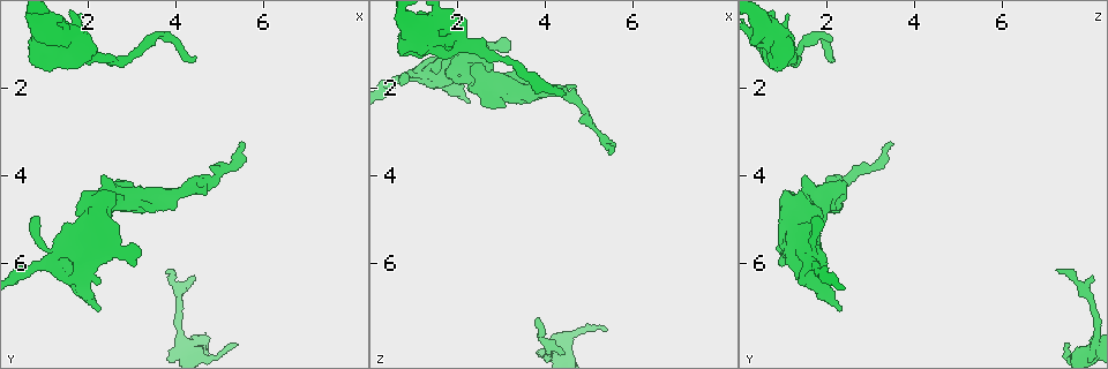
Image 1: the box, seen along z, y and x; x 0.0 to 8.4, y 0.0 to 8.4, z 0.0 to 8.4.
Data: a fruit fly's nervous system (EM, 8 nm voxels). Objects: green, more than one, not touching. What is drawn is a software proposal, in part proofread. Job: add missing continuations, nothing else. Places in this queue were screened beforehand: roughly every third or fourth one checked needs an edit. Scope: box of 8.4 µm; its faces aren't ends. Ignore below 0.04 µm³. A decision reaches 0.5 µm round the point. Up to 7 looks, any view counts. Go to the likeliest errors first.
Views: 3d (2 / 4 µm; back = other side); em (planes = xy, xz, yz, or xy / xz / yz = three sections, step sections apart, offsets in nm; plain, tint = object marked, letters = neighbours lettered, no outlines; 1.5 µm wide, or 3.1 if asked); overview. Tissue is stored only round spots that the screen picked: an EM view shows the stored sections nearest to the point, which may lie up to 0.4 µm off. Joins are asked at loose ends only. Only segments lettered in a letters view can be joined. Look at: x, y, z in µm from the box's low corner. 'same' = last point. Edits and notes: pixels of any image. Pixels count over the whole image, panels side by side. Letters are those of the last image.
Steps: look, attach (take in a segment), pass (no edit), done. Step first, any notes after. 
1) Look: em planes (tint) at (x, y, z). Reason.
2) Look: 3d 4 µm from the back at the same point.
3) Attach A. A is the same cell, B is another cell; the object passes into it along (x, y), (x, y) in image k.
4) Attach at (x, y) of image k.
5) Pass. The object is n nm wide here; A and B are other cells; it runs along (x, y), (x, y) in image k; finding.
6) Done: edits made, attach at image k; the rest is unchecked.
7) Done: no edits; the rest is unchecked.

Look: 3d 2 µm at (4.45, 1.35, 2.15). End of a long branch.

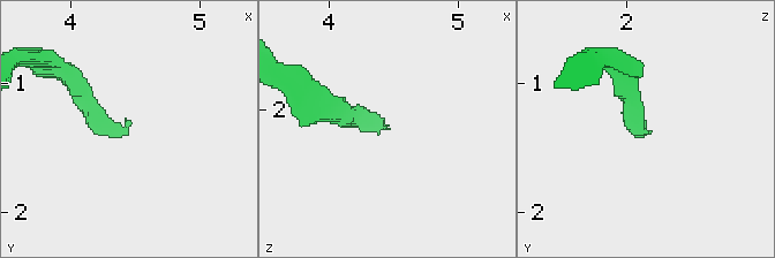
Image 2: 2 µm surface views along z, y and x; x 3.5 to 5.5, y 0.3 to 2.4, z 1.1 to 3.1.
Look: em planes (plain) at (4.44, 1.32, 2.14). Shape alone is not enough.

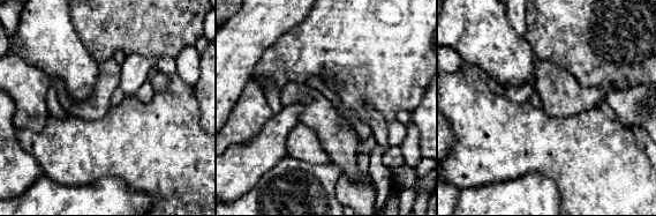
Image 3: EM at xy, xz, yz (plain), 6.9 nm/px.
Look: em planes (letters) at the same point. What lies round it.

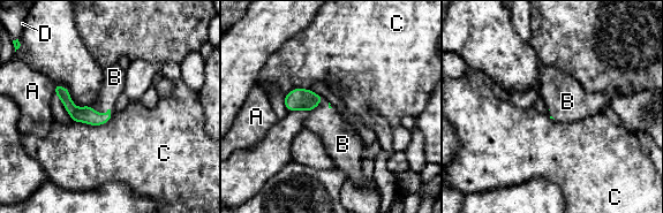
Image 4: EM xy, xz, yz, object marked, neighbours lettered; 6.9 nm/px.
Attach B. The longest contact is with C, 260 nm; B is the same cell, A, C and D are other cells; the neuron continues.

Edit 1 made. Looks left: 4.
Look: overview.

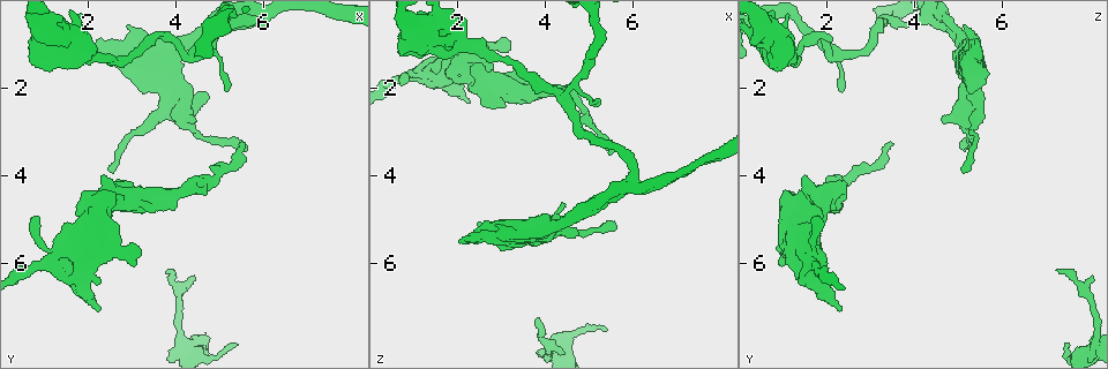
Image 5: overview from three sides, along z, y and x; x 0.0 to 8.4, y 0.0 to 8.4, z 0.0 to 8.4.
Look: em planes (letters) at (3.80, 6.15, 7.25). Thin end.

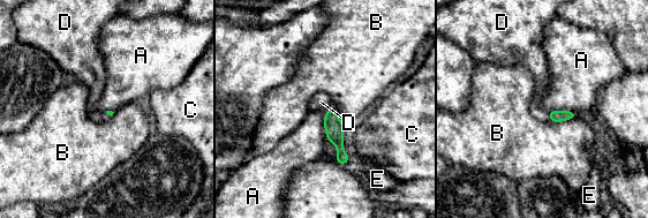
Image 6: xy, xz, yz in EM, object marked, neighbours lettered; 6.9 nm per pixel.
Attach D. The longest contact is with A, 200 nm; D is the same cell, A, B, C and E are other cells; it goes on there.

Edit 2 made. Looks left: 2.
Done: edits made, attach at image 4, attach at image 6; the rest is unchecked.

